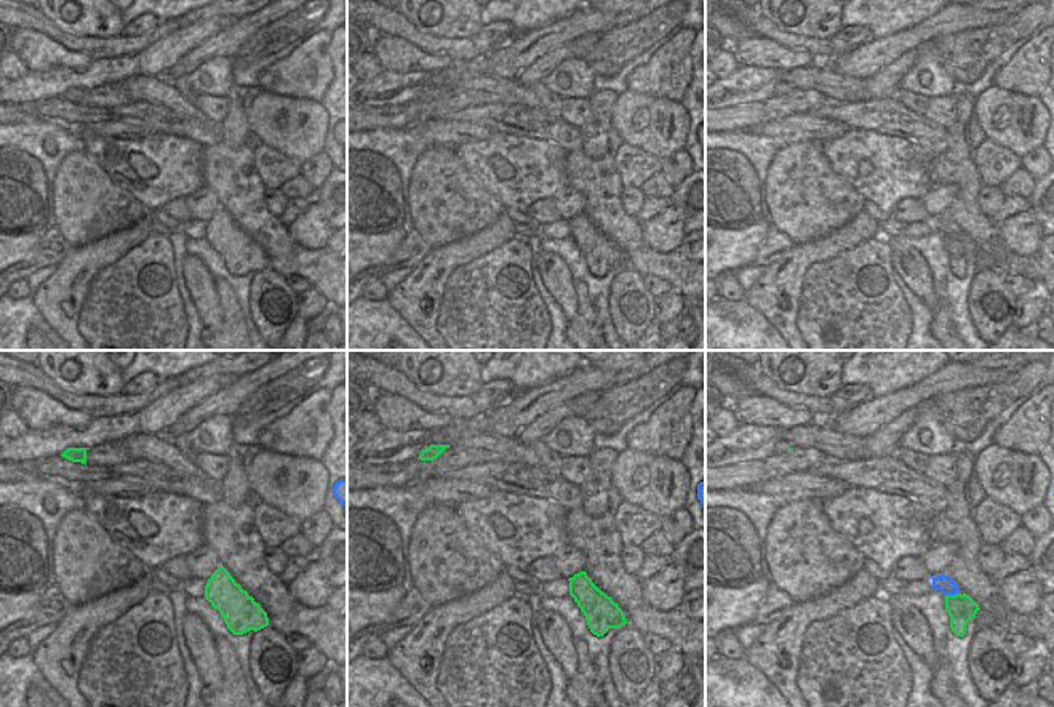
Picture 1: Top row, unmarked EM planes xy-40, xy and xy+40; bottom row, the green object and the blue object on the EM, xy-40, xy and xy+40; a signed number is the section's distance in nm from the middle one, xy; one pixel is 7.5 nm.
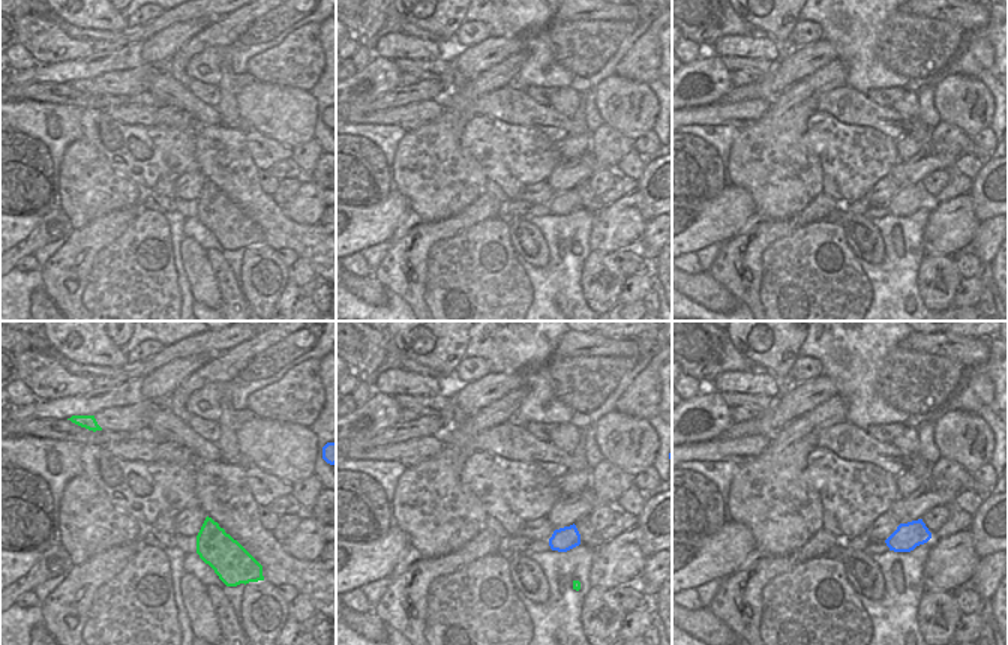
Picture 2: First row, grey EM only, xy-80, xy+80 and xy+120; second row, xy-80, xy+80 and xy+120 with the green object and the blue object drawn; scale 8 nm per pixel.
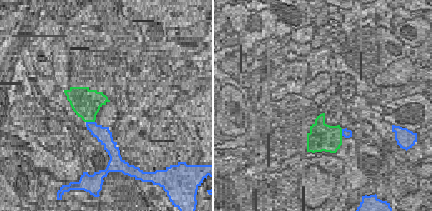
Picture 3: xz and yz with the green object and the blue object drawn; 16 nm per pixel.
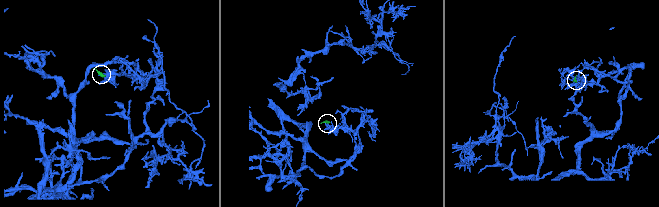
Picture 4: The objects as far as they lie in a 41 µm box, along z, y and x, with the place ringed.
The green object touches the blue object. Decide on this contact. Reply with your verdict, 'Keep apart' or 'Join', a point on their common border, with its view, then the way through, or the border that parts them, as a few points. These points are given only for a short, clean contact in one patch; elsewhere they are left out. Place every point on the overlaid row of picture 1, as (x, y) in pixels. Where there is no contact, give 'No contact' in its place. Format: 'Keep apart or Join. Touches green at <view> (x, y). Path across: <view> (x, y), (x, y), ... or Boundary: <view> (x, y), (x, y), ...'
Keep apart. Touches green at xy+40 (952, 595). Boundary: xy+40 (958, 592), (946, 595)

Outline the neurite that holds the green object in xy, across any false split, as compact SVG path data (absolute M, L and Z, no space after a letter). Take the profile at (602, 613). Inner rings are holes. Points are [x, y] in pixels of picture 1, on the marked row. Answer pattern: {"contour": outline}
{"contour": "M585 571L574 574L569 581L569 595L585 616L590 632L603 637L609 629L627 624L624 611L605 592L601 592Z"}

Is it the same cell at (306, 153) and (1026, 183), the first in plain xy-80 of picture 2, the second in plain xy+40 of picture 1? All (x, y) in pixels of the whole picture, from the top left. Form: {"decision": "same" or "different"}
{"decision": "different"}

